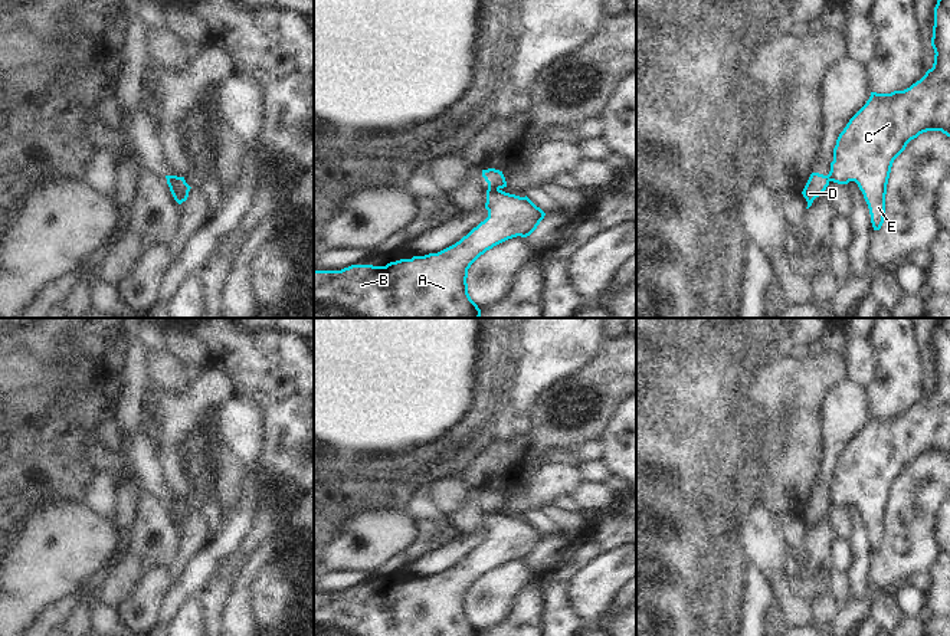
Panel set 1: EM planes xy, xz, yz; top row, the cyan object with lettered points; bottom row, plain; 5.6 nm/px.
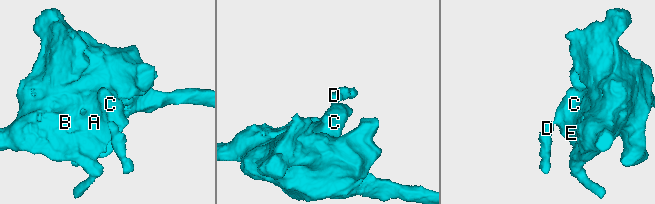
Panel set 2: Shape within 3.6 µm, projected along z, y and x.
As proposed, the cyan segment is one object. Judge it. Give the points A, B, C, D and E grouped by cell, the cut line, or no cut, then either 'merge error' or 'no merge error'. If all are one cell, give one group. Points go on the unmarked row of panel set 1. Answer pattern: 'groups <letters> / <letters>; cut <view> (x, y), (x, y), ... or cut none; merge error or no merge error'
groups A B C E / D; cut xz (488, 507), (498, 511); merge error

